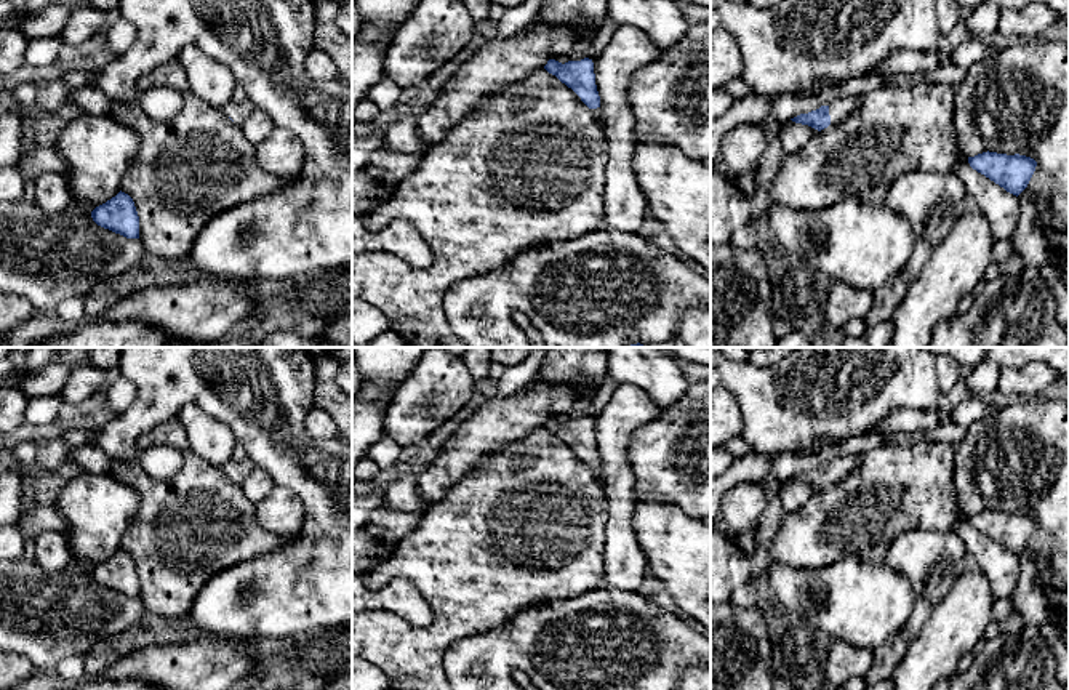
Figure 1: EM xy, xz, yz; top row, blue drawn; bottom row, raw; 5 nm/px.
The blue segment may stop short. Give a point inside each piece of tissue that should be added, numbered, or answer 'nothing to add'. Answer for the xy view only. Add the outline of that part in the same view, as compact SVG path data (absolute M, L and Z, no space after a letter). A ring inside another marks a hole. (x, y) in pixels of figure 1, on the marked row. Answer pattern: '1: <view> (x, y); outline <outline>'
1: xy (239, 112); outline M246 99L245 102L230 101L222 110L227 117L234 120L235 125L240 125L250 117L254 106Z

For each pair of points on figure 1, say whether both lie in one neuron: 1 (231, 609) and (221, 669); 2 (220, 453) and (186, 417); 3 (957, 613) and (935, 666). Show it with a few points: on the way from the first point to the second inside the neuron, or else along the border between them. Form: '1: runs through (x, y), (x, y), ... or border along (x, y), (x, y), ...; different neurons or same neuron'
1: border along (218, 636), (224, 639); different neurons
2: runs through (213, 444), (196, 426); same neuron
3: runs through (954, 626), (935, 653); same neuron

